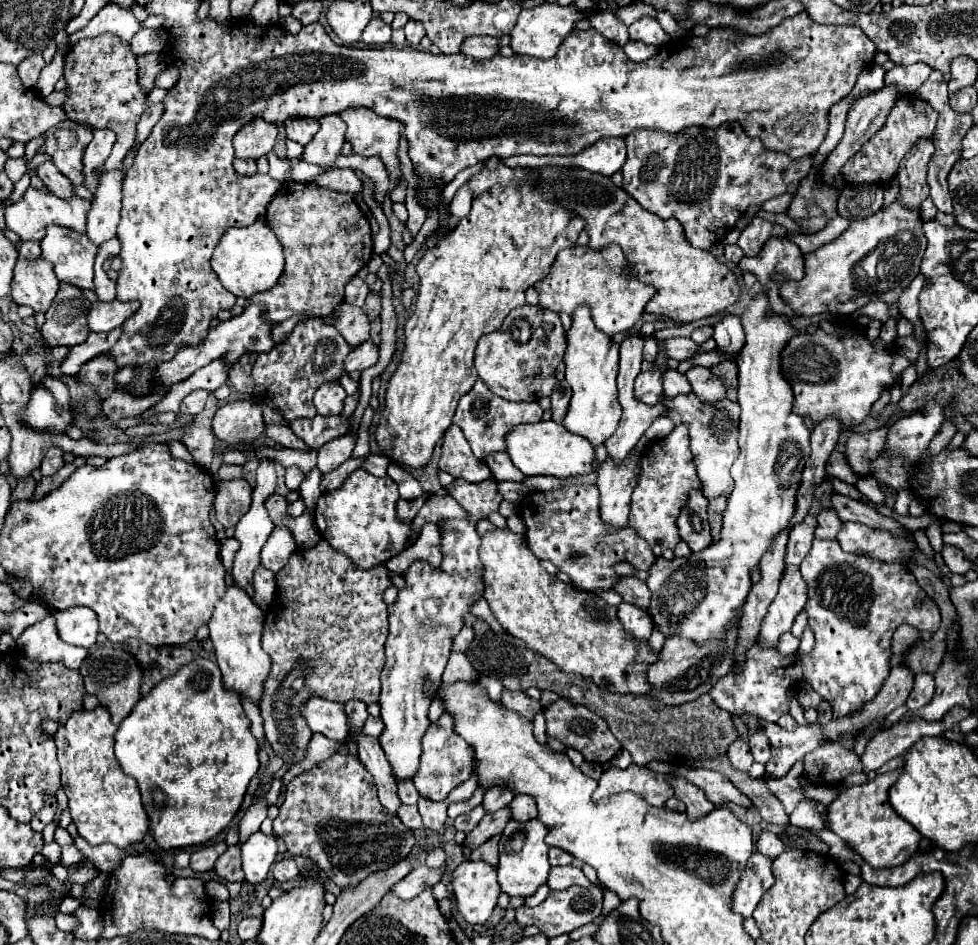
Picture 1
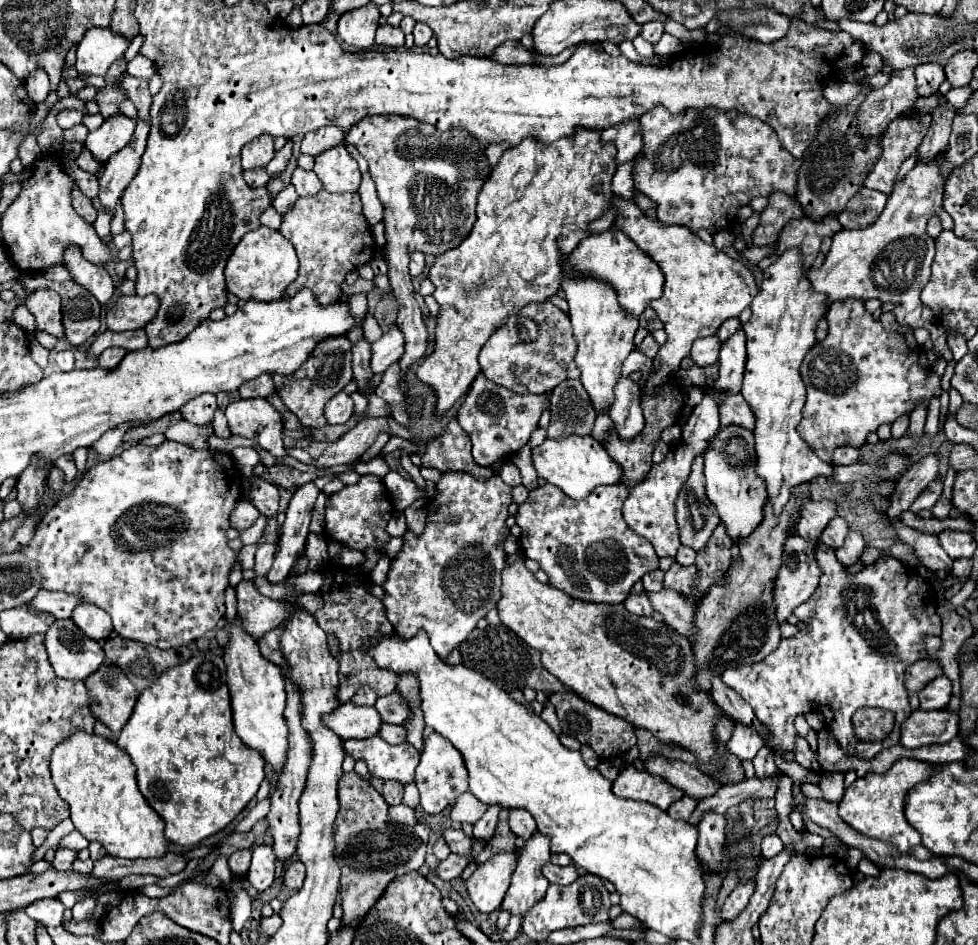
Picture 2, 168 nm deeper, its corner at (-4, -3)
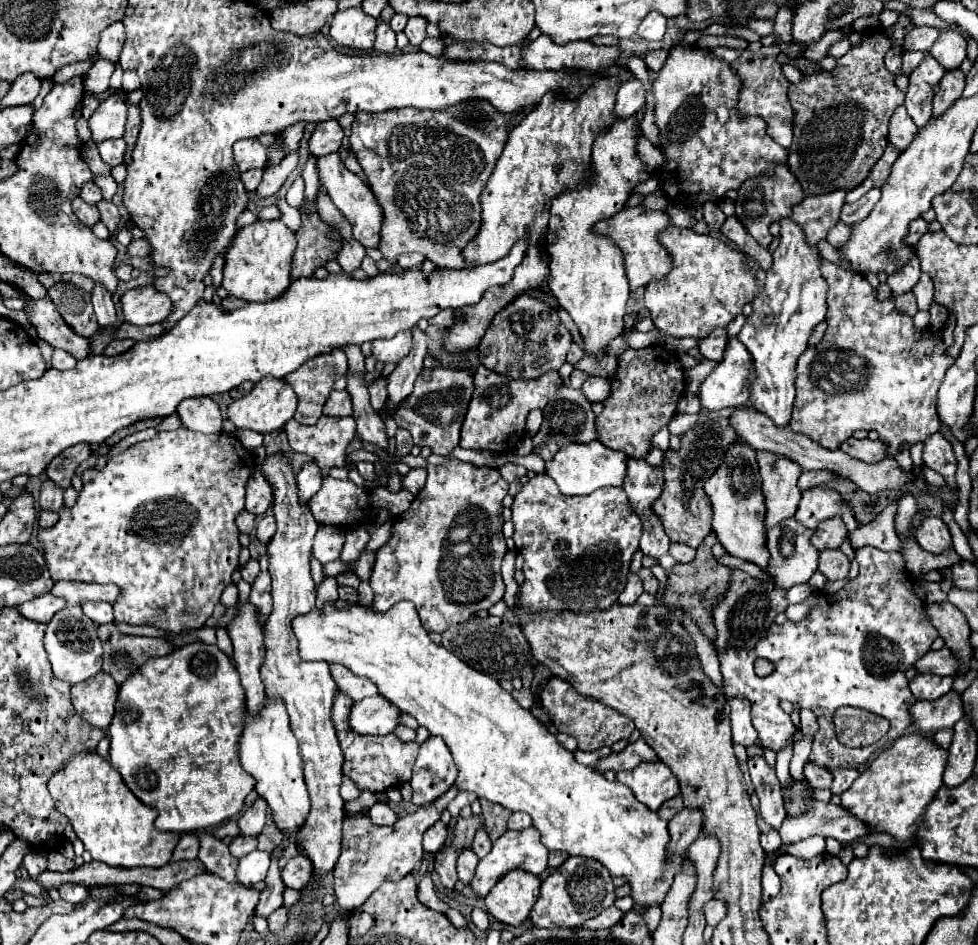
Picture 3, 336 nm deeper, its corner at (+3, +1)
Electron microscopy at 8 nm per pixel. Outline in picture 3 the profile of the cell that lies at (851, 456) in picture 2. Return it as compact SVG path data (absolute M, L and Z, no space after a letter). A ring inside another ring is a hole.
M849 438L841 444L841 450L847 452L849 456L853 458L859 458L867 464L873 464L873 462L881 462L883 458L887 458L887 446L881 444L879 440L857 440L857 438Z

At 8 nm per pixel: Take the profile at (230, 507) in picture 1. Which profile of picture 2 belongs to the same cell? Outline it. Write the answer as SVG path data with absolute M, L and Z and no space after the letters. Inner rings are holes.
M240 498L238 504L236 504L236 508L234 508L234 512L230 514L230 526L236 528L236 530L244 530L244 528L248 528L248 526L254 524L254 520L258 518L258 514L260 512L250 504L248 498Z

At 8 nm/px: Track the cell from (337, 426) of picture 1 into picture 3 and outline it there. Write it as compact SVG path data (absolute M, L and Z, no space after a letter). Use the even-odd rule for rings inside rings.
M449 368L423 370L415 380L413 394L407 396L407 400L403 400L395 412L397 426L409 430L417 446L429 446L433 454L447 456L453 452L453 448L459 446L459 432L473 390L475 384L473 374L469 370L449 370Z

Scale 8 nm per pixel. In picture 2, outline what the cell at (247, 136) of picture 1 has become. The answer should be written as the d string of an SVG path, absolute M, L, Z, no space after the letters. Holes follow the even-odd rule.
M262 134L242 148L242 168L244 170L266 166L272 158L274 158L274 138L272 136Z

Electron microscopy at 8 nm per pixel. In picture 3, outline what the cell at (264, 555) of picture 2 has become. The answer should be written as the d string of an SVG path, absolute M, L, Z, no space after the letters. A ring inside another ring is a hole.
M267 514L261 518L261 522L257 524L257 538L263 542L263 544L269 544L269 540L273 538L275 534L275 518L273 514Z

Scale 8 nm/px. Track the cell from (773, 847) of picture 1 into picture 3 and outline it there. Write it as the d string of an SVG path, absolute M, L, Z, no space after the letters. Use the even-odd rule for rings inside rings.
M769 830L767 834L761 834L761 846L765 852L771 852L771 850L777 850L781 846L781 840L779 840L779 832L777 830Z

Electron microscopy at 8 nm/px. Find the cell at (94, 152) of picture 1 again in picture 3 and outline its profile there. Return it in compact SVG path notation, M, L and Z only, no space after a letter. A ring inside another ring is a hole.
M121 92L111 94L111 98L103 100L101 106L89 118L89 128L93 132L93 142L103 142L109 138L121 138L125 132L127 120L127 102Z

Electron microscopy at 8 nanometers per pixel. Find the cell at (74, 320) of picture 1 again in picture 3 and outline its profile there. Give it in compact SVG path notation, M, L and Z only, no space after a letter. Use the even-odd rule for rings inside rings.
M59 282L49 288L49 298L57 306L63 320L85 338L91 338L97 332L97 318L91 306L91 294L77 288L71 282Z

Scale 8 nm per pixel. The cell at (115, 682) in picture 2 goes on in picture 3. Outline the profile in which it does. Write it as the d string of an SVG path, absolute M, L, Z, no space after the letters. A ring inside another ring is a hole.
M99 672L91 680L71 686L71 700L85 722L95 728L107 730L115 712L117 690L119 686L115 684L115 680L109 674Z

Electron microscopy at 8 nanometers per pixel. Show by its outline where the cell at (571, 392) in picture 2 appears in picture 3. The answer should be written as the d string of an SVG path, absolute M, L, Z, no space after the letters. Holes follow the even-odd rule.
M561 386L555 398L543 408L543 424L541 430L533 436L533 452L537 452L543 460L551 460L555 452L567 444L587 444L597 440L595 430L595 414L591 410L591 402L583 396L581 390L573 390L569 386Z

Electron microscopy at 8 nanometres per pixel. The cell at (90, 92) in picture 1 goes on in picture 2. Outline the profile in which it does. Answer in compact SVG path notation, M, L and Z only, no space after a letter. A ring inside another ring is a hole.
M118 58L106 72L104 80L106 80L106 86L98 88L96 92L96 104L100 108L100 114L104 118L110 118L110 116L116 116L120 114L120 104L128 98L124 88L122 88L122 80L126 76L126 58Z

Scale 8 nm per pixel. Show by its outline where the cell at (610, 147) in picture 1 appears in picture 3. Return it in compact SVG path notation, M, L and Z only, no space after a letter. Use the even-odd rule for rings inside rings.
M631 78L621 84L617 92L617 104L615 104L615 114L617 118L629 118L635 112L641 110L645 104L645 86L641 84L639 78Z

